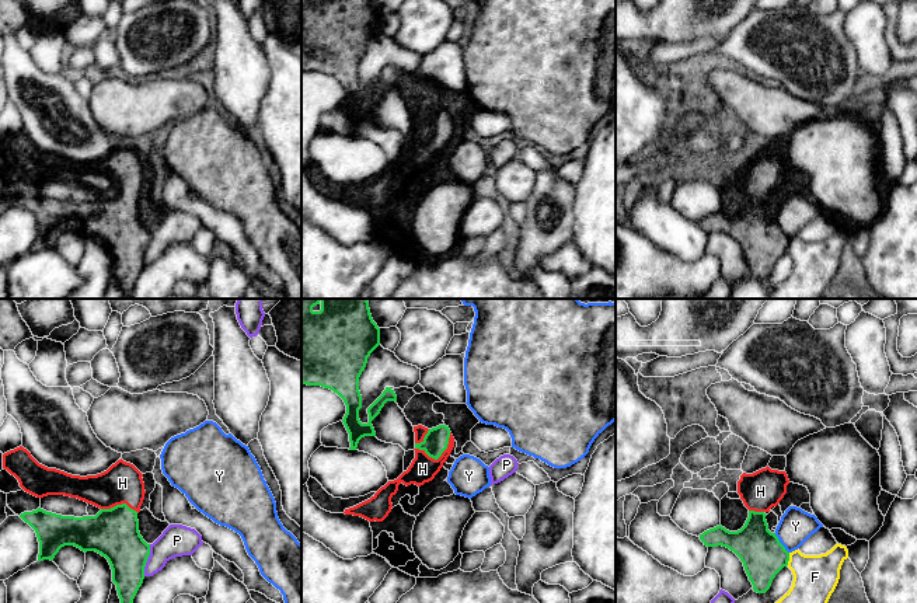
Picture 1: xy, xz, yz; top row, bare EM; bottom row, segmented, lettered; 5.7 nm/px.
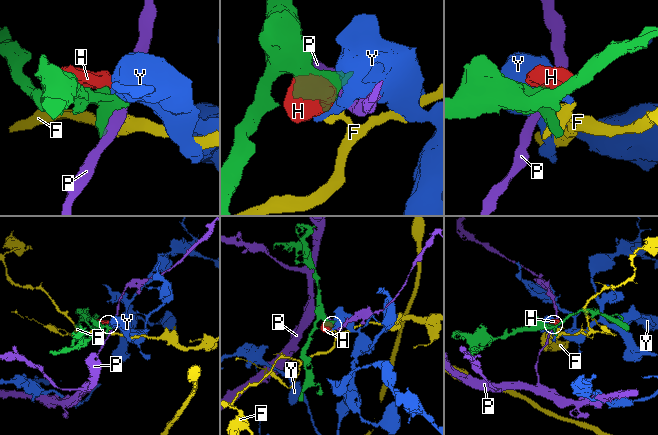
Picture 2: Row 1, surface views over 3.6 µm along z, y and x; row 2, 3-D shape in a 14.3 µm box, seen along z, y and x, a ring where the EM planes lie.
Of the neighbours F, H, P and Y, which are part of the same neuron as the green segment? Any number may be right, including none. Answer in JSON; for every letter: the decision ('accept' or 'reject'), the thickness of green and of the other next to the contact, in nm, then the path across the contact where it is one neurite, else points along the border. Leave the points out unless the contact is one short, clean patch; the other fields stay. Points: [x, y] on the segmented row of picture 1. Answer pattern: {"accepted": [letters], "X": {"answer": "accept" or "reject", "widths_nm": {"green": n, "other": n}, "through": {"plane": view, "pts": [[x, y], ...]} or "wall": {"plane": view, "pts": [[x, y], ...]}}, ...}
{"accepted": ["H"], "F": {"answer": "reject", "widths_nm": {"green": 240, "other": 260}}, "H": {"answer": "accept", "widths_nm": {"green": 140, "other": 150}, "through": {"plane": "xz", "pts": [[435, 442], [439, 456], [422, 469]]}}, "P": {"answer": "reject", "widths_nm": {"green": 280, "other": 190}, "wall": {"plane": "xy", "pts": [[150, 544], [143, 575]]}}, "Y": {"answer": "reject", "widths_nm": {"green": 240, "other": 190}}}

